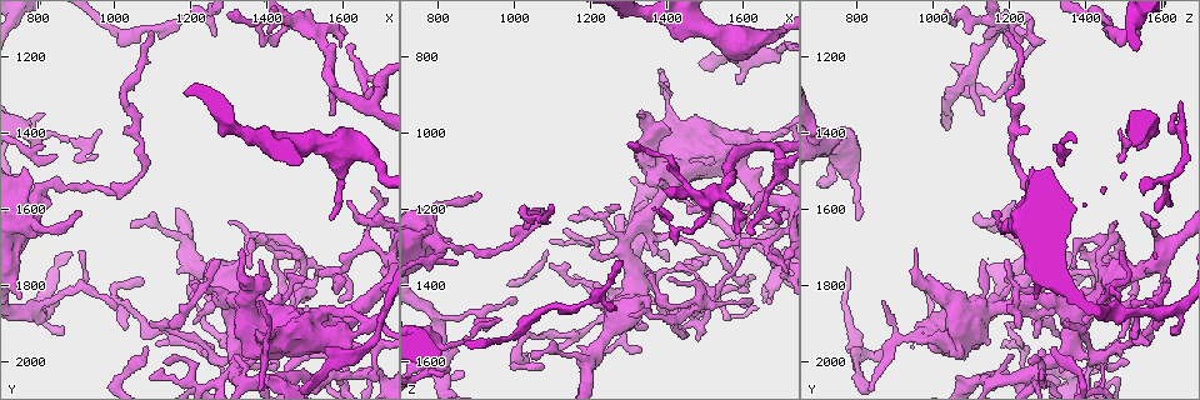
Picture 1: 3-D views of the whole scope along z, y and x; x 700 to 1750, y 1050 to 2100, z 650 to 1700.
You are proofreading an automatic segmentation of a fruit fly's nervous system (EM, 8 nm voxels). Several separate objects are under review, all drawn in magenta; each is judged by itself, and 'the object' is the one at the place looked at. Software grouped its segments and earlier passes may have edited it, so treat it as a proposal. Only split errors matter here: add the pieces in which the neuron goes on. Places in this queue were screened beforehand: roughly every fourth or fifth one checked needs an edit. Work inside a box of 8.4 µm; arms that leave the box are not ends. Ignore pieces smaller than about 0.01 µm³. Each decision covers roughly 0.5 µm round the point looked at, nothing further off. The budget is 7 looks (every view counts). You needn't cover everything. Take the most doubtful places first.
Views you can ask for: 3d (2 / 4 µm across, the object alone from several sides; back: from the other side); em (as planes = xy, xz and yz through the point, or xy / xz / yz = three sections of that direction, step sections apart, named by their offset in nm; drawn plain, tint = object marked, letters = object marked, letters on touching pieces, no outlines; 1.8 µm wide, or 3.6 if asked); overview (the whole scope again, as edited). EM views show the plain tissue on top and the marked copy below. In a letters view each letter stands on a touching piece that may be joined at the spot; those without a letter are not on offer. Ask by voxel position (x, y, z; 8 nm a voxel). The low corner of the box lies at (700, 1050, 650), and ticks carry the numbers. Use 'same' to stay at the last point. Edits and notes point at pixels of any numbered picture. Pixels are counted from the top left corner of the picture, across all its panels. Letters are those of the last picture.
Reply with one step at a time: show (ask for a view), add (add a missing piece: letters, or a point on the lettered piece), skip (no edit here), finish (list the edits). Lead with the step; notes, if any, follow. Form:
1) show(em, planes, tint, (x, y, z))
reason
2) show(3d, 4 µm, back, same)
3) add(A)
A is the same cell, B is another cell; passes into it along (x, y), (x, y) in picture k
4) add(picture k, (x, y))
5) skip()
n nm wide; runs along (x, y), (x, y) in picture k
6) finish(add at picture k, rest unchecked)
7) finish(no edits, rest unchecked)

show(3d, 4 µm, (1265, 1770, 1495))
calibre changes

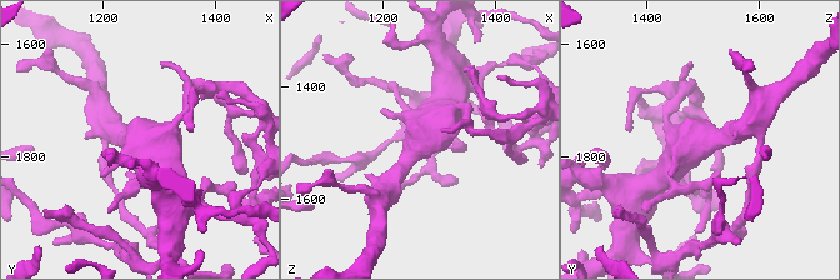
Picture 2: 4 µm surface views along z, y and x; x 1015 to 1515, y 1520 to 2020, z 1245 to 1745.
show(em, 3.6 µm, planes, letters, (1270, 1770, 1500))
shape alone is not enough

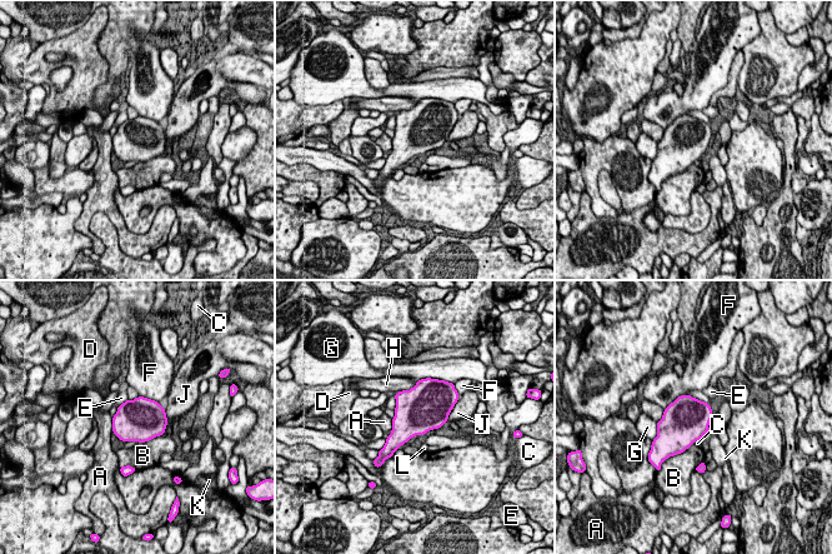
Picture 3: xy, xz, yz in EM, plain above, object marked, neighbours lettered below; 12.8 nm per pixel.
skip()
A, B, C, D, E, F, G, H, J, K and L are other cells; no lettered piece goes on from it

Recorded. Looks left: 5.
show(3d, 4 µm, (1090, 1960, 1310))
tapers out

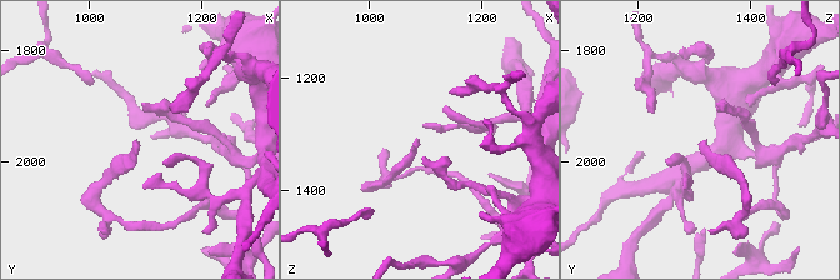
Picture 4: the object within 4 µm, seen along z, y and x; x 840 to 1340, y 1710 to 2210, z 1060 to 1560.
show(em, 3.6 µm, planes, letters, (1085, 1965, 1310))
shape alone is not enough

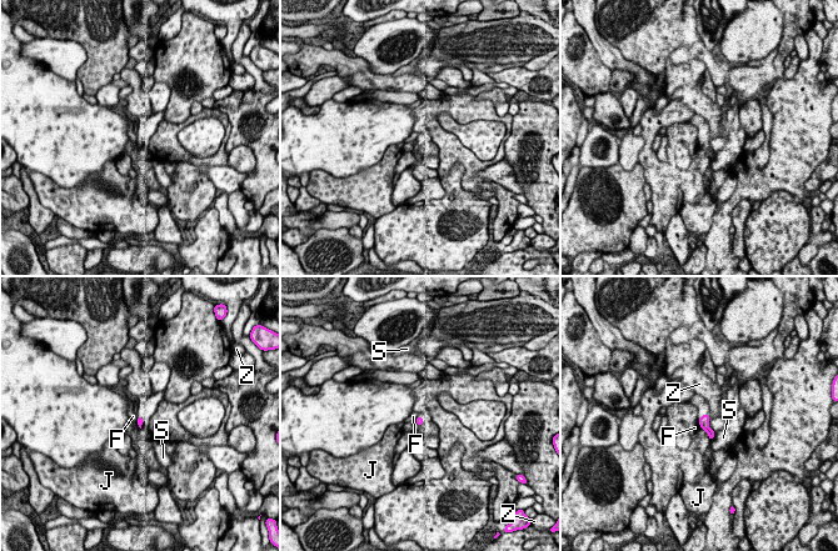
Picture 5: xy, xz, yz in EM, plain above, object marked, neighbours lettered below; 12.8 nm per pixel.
skip()
F, J, S and Z are other cells; border along (136, 416), (136, 424), (140, 429) in picture 5; none of them fits

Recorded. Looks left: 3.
show(em, xz, step 16, letters, (1680, 1905, 1010))
thick turns thin

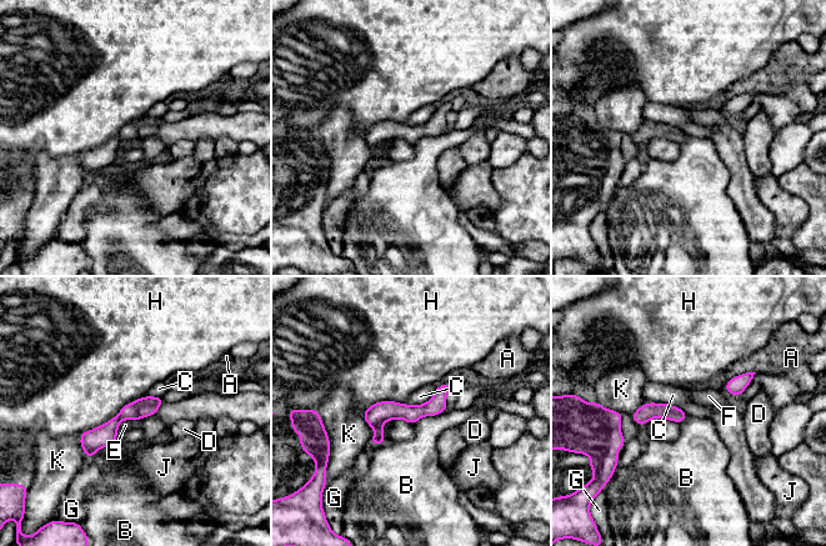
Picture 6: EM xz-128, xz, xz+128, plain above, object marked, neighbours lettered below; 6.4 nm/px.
show(em, planes, letters, same)

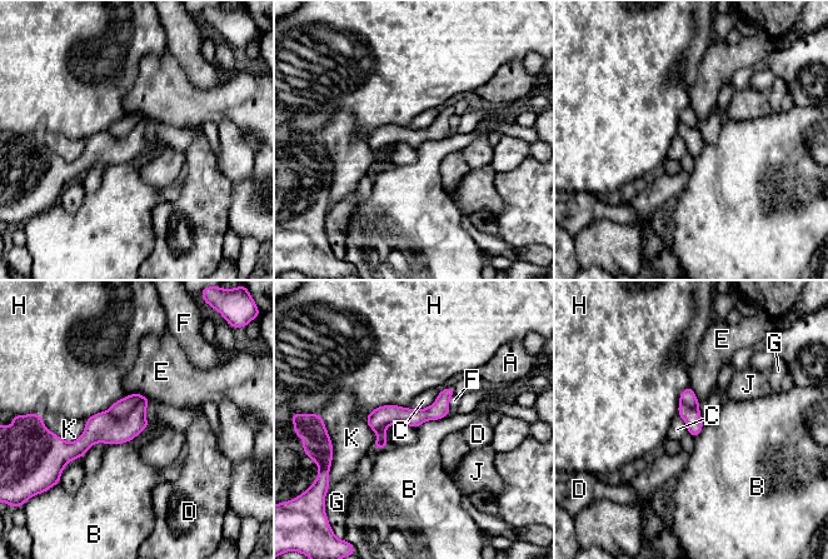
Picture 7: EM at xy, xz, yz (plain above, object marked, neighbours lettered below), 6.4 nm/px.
skip()
130 nm wide; H touches over 280 nm; A, B, C, D, E, F, G, H, J and K are other cells; none of them fits

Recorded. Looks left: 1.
finish(no edits, rest unchecked)

